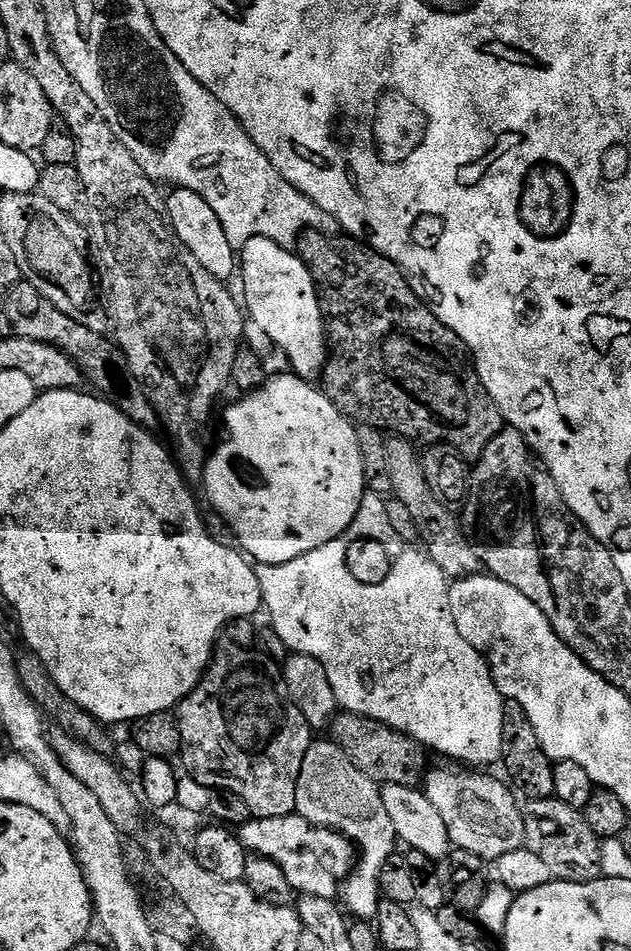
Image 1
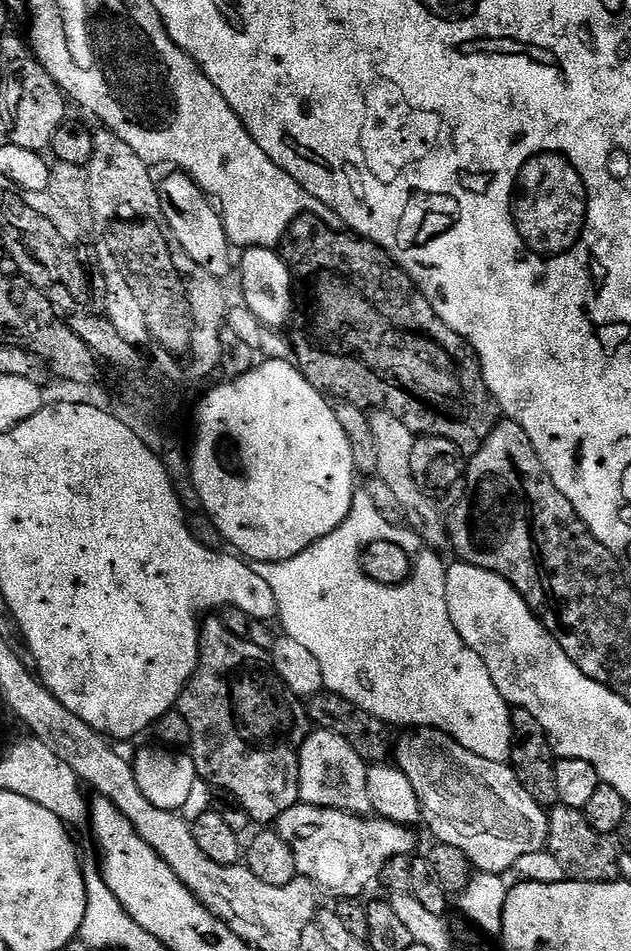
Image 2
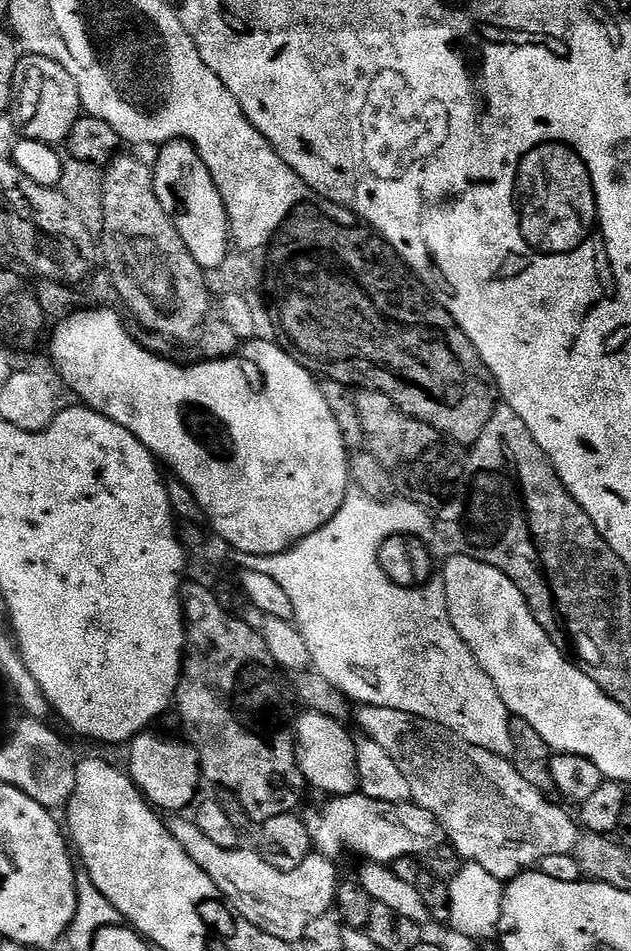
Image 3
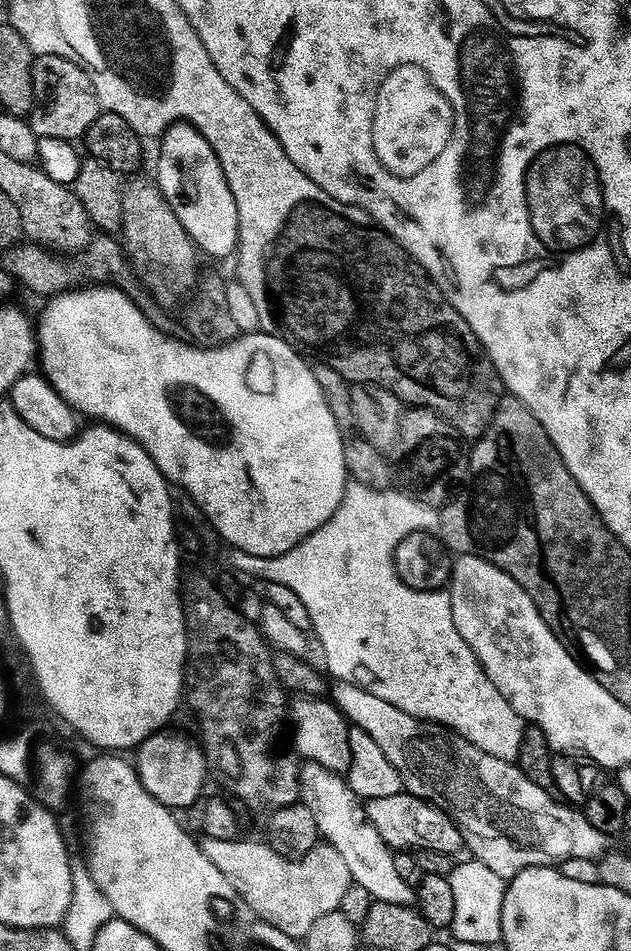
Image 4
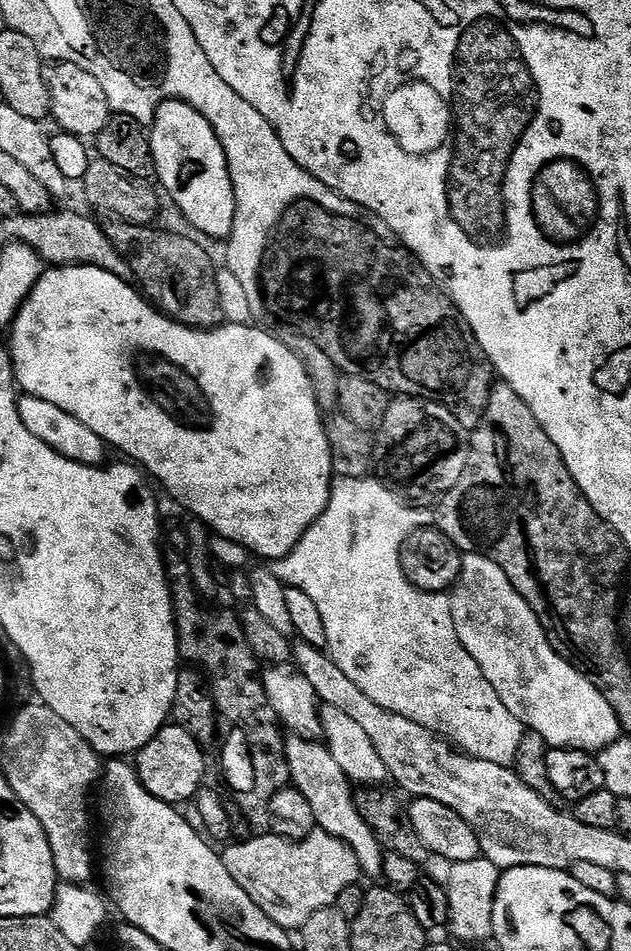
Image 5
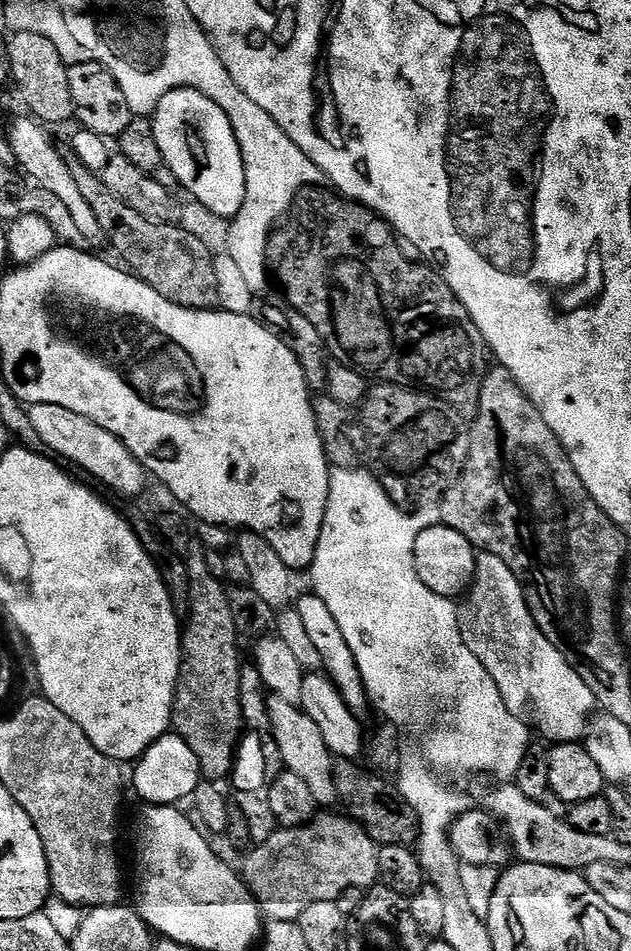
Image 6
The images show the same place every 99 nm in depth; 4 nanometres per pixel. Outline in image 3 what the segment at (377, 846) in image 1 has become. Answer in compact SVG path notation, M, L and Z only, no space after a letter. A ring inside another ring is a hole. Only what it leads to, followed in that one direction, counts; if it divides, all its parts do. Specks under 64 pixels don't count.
M307 710L299 713L301 716L294 720L294 735L296 738L296 760L300 763L300 772L305 781L312 784L320 792L325 792L325 797L351 796L357 791L358 781L356 779L356 740L347 732L345 725L339 720L326 718L324 714L309 712Z

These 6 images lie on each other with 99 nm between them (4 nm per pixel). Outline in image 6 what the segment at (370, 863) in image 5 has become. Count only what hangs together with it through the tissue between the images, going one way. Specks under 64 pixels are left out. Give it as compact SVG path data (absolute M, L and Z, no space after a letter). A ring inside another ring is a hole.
M274 695L268 697L268 717L272 723L272 737L278 742L280 763L285 769L298 778L304 779L310 794L314 794L317 805L337 803L336 798L336 765L322 733L318 731L318 722L301 712L297 705L286 702Z

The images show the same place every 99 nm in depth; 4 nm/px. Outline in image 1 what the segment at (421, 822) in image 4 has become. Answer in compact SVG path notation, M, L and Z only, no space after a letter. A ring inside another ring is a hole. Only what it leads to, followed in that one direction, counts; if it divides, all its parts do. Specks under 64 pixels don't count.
M298 815L278 818L251 819L238 829L238 835L249 853L270 858L282 866L286 882L290 882L293 893L336 900L342 882L352 871L358 853L351 840L340 832L329 828L316 828L306 818Z

